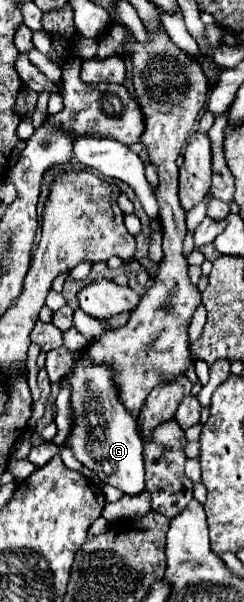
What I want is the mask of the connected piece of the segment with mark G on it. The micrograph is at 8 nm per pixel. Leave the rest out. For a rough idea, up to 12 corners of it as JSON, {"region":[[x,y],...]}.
{"region":[[73,362],[63,442],[101,482],[145,490],[137,418],[111,366]]}

